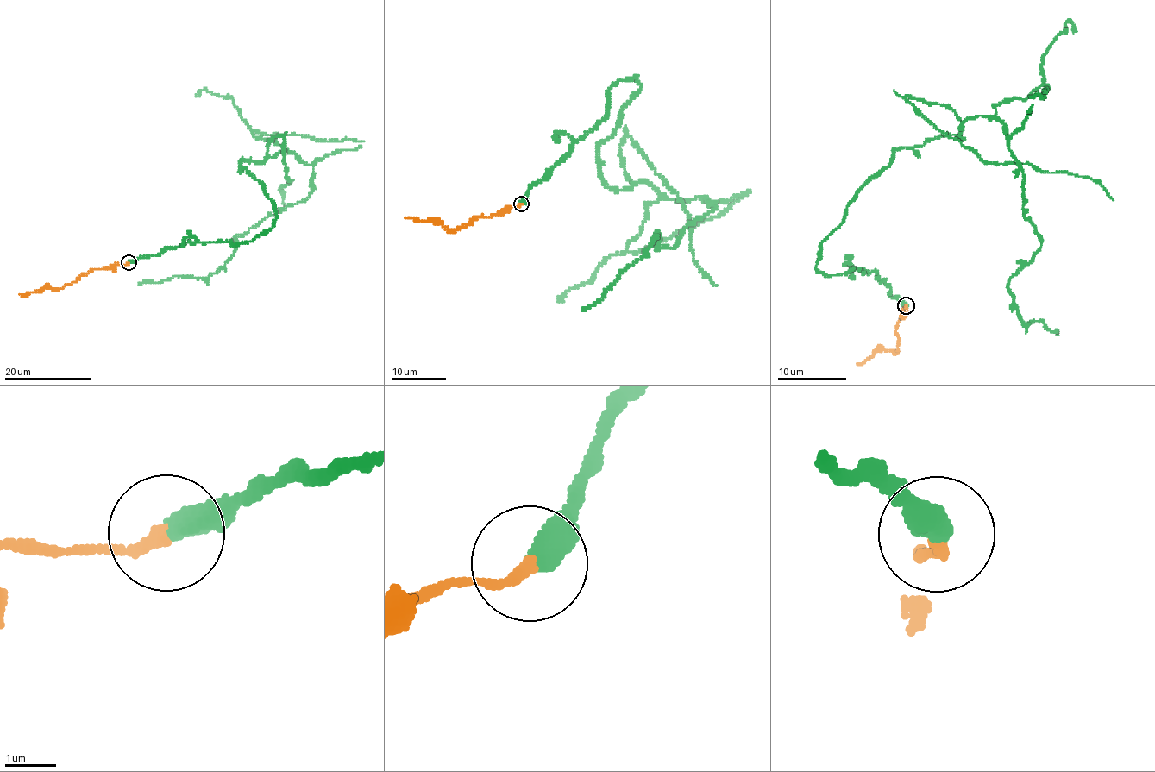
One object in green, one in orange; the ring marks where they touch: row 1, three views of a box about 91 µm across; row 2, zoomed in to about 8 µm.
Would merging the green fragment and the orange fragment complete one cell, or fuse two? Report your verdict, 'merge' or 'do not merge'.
do not merge

